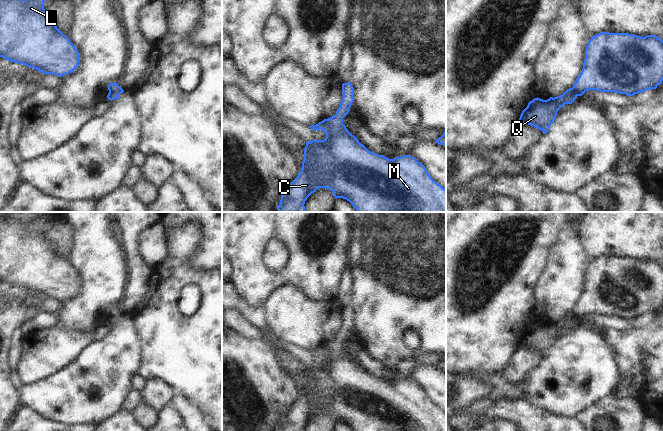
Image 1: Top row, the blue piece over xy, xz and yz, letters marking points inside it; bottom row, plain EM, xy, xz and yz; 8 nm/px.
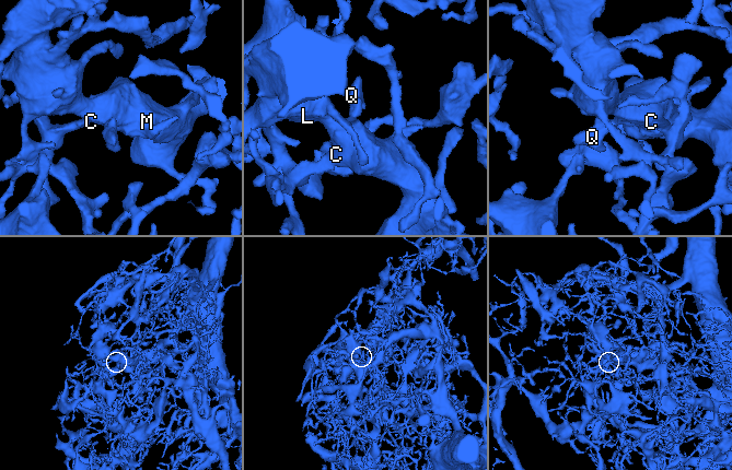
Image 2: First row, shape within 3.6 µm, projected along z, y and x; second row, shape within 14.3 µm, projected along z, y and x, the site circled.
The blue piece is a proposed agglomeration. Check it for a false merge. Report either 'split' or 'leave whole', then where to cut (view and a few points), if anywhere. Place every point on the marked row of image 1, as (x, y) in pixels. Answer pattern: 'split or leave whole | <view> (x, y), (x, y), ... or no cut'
leave whole | no cut

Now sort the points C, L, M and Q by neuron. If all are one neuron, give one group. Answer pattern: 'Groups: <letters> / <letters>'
Groups: C L M Q.

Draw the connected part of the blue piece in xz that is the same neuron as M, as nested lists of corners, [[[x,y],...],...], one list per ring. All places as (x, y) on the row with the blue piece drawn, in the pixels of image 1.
[[[350,82],[342,84],[342,94],[342,101],[334,116],[309,126],[313,131],[324,131],[326,138],[306,142],[302,169],[291,185],[283,191],[277,206],[278,212],[305,212],[305,201],[318,188],[330,189],[335,199],[346,199],[358,212],[446,212],[446,189],[431,178],[425,166],[416,158],[403,155],[389,159],[372,153],[347,130],[343,118],[354,102],[354,88]]]

